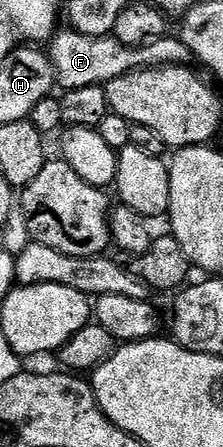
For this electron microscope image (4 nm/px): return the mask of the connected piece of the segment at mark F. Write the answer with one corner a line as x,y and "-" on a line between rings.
71,27
61,28
59,32
53,36
50,44
47,46
46,52
52,58
52,65
56,68
56,79
61,90
77,89
78,87
94,87
95,85
109,85
114,79
118,79
122,75
132,73
135,69
157,69
160,65
188,65
193,60
190,47
186,47
186,43
182,43
179,36
169,35
158,39
158,43
150,43
142,47
126,47
122,43
118,43
115,37
109,35
107,37
87,37
81,33
77,33

